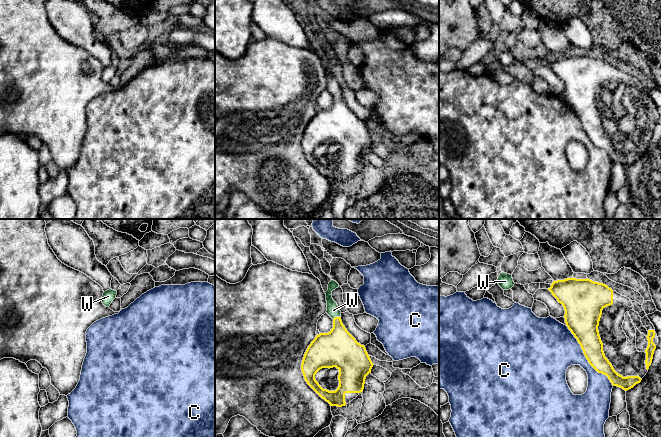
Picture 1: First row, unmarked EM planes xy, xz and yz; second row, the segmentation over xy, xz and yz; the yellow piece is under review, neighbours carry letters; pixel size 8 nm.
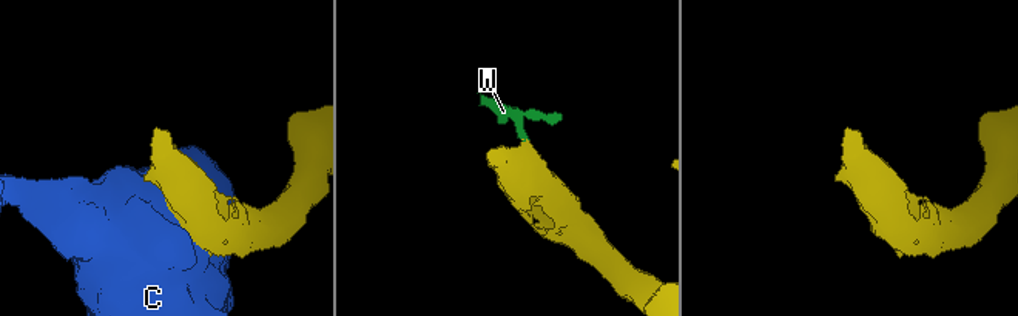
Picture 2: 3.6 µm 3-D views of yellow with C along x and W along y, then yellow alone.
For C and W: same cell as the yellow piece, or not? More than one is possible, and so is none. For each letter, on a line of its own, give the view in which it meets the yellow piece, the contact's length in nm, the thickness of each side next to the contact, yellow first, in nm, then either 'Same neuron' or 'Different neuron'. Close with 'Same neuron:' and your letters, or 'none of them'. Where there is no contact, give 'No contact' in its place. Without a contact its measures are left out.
C: Touches yellow in yz. Shared border 600 nm. Thickness 220 nm (yellow) against 360 nm. Different neuron
W: Touches yellow in xz. Shared border 70 nm. Thickness 300 nm (yellow) against 100 nm. Same neuron
Same neuron: W

